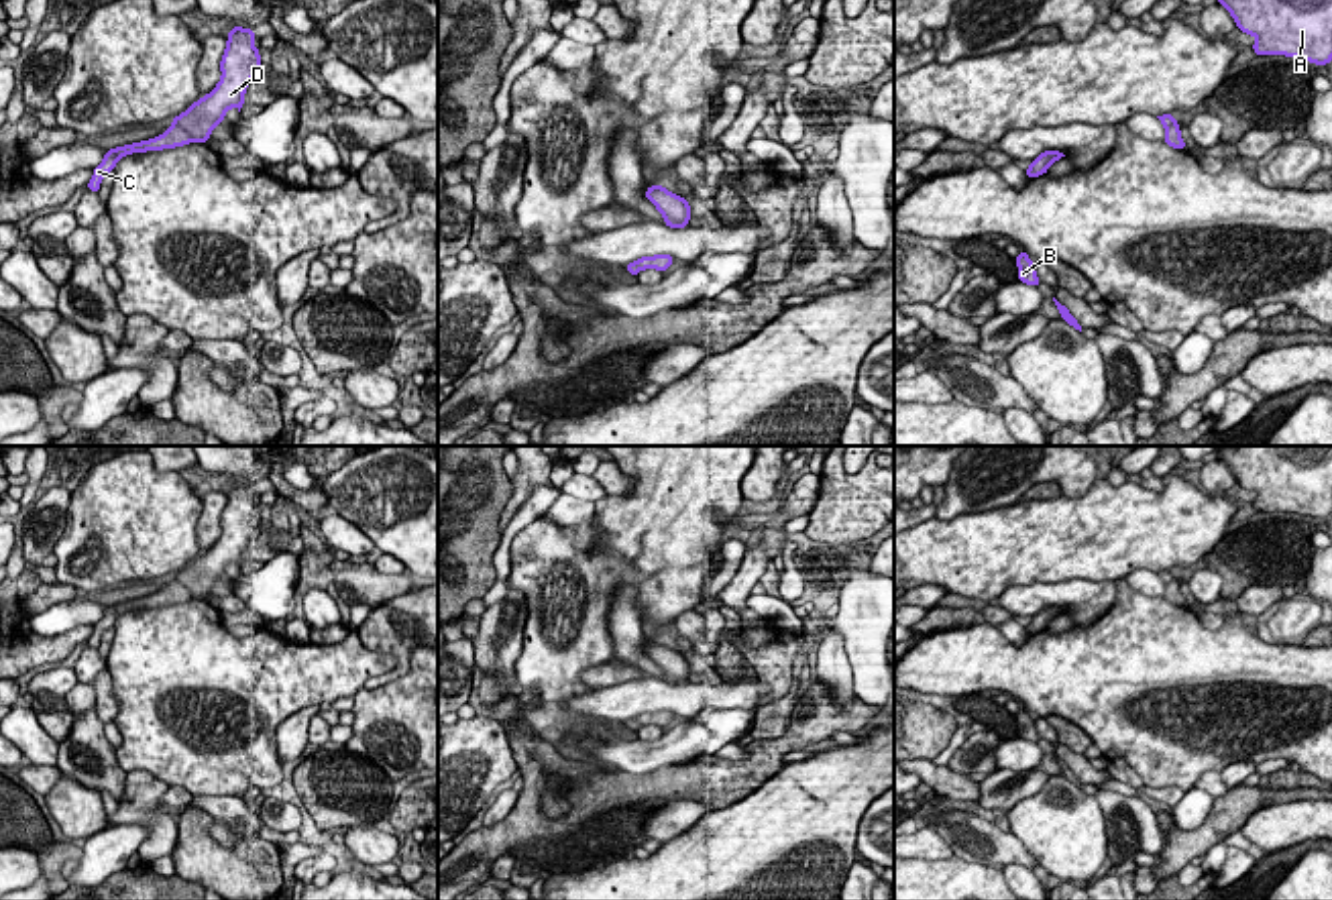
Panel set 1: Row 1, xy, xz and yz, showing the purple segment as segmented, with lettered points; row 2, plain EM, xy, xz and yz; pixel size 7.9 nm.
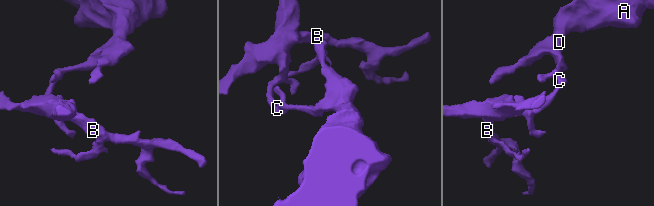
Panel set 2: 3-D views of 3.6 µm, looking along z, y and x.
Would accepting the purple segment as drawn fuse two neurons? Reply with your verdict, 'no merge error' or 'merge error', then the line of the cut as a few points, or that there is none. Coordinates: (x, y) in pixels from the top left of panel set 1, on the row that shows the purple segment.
merge error | xy (174, 121), (192, 139)

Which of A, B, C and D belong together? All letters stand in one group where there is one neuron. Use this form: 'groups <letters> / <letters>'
groups A D / B C

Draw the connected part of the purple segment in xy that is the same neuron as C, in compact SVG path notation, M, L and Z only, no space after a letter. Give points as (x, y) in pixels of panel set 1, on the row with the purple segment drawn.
M171 122L171 128L151 140L110 149L104 155L104 161L94 169L92 181L86 185L90 191L100 191L100 181L108 171L114 171L120 157L126 157L130 153L145 153L145 151L161 151L161 149L173 149L189 145L191 136L175 122Z

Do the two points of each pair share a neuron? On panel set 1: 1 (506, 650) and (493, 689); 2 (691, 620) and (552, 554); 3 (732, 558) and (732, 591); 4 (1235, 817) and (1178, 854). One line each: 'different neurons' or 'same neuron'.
1: same neuron
2: different neurons
3: different neurons
4: same neuron

